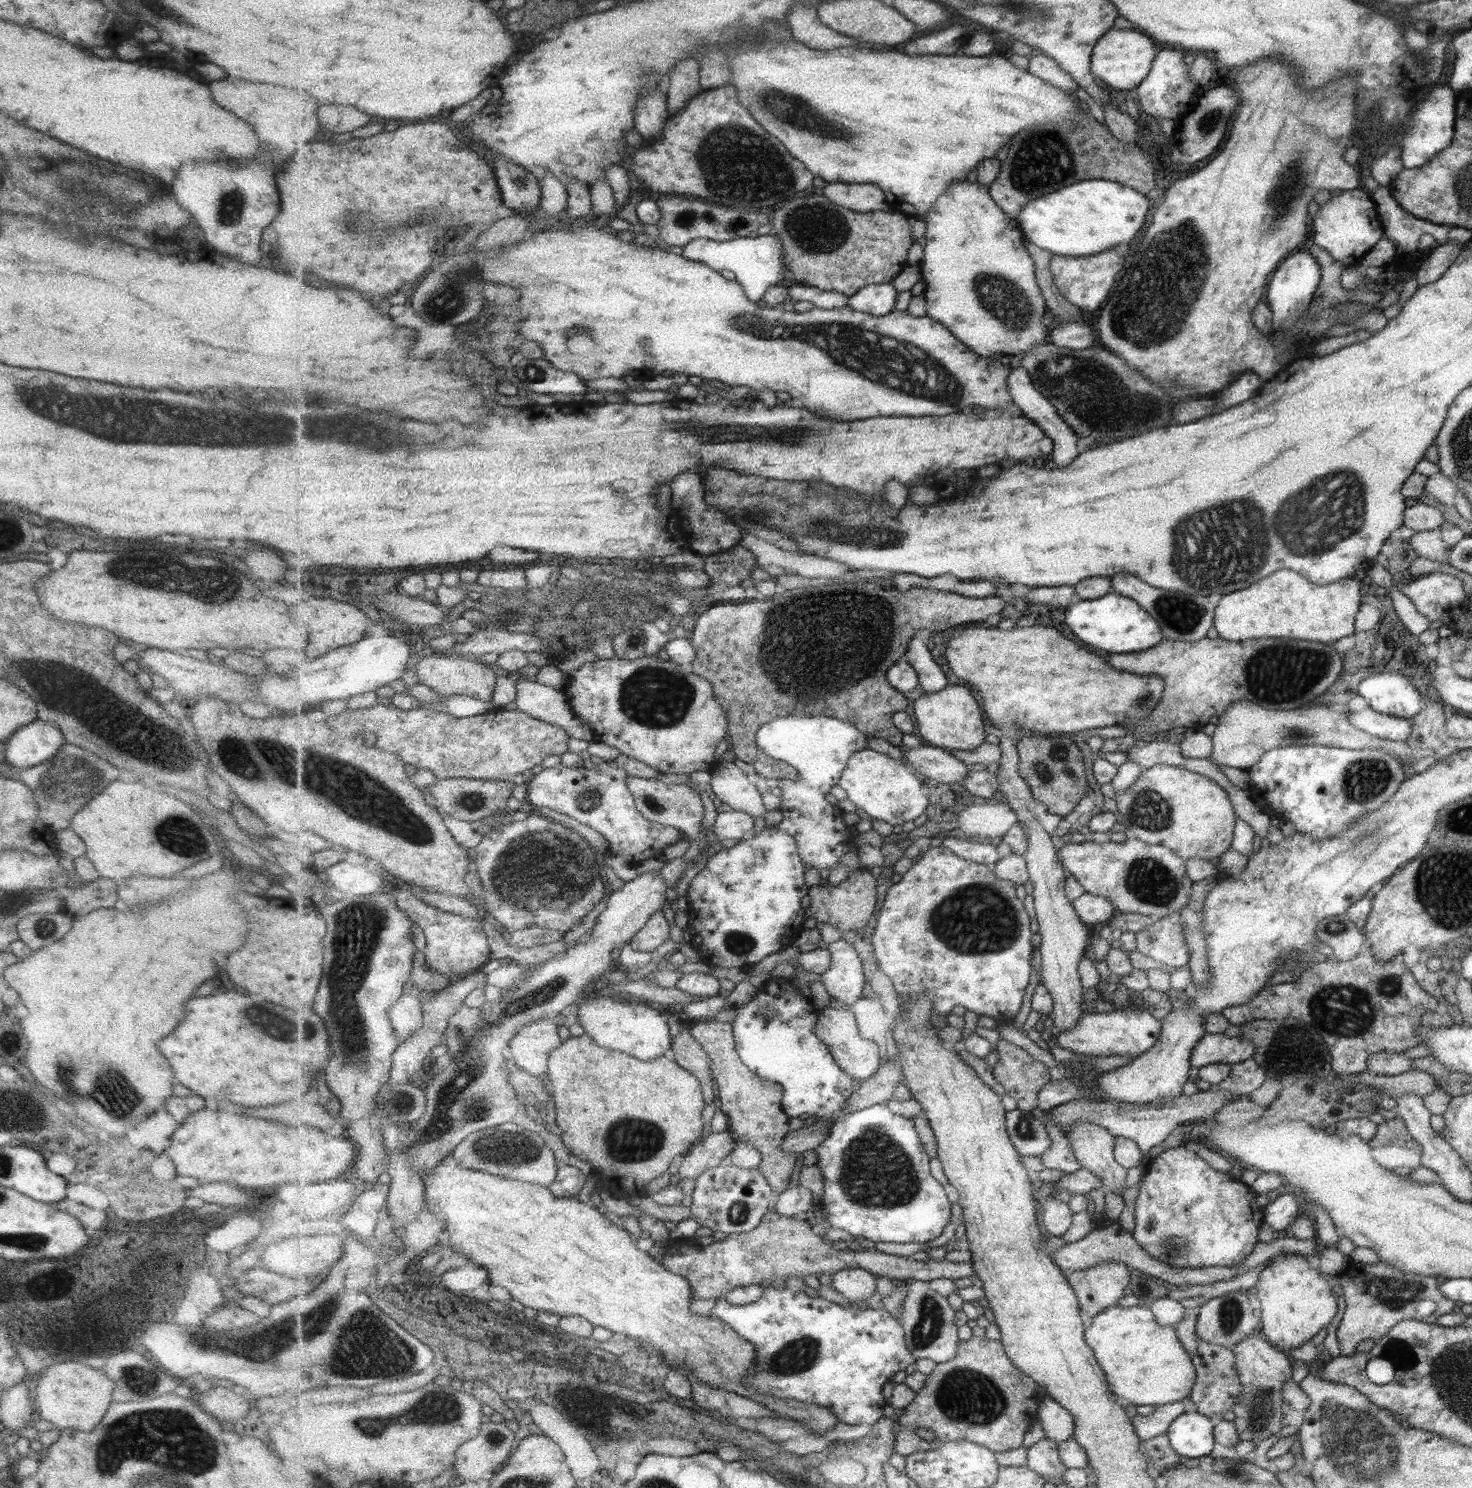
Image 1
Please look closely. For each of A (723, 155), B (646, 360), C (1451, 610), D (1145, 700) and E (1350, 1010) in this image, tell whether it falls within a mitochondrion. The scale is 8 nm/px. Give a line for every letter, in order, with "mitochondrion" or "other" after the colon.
A: mitochondrion
B: other
C: other
D: mitochondrion
E: mitochondrion

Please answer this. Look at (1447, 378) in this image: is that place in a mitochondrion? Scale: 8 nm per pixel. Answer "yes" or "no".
no

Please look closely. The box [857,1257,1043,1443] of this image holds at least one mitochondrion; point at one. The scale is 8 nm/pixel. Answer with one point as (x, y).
(963, 1395)

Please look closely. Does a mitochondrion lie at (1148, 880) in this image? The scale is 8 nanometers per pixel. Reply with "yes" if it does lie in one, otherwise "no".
yes

